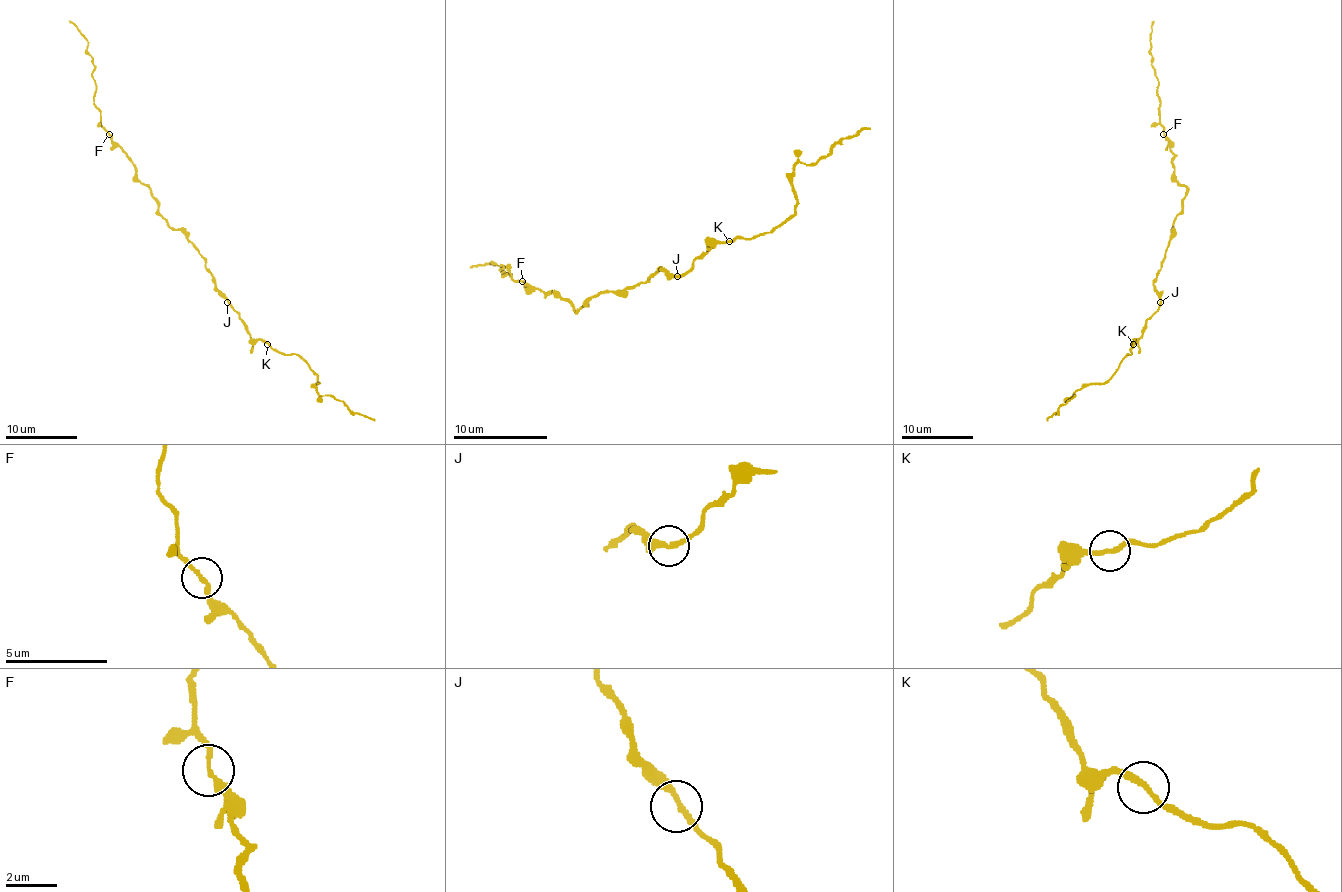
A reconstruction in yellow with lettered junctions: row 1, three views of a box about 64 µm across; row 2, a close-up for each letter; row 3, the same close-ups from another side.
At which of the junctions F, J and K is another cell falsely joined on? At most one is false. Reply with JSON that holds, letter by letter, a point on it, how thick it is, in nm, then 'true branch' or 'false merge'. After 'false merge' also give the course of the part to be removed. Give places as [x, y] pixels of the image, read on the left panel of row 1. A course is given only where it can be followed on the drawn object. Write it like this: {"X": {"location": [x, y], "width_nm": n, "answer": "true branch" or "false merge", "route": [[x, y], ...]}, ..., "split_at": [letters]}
{"F": {"location": [109, 134], "width_nm": 200, "answer": "true branch"}, "J": {"location": [227, 302], "width_nm": 200, "answer": "true branch"}, "K": {"location": [267, 344], "width_nm": 200, "answer": "true branch"}, "split_at": []}

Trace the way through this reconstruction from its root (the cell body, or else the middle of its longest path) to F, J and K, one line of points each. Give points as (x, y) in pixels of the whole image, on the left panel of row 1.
F: (204, 259), (199, 248), (159, 212), (157, 200), (150, 187), (137, 178), (136, 166), (109, 133)
J: (204, 259), (215, 288), (227, 302)
K: (204, 259), (215, 288), (244, 322), (245, 331), (253, 338), (267, 344)

